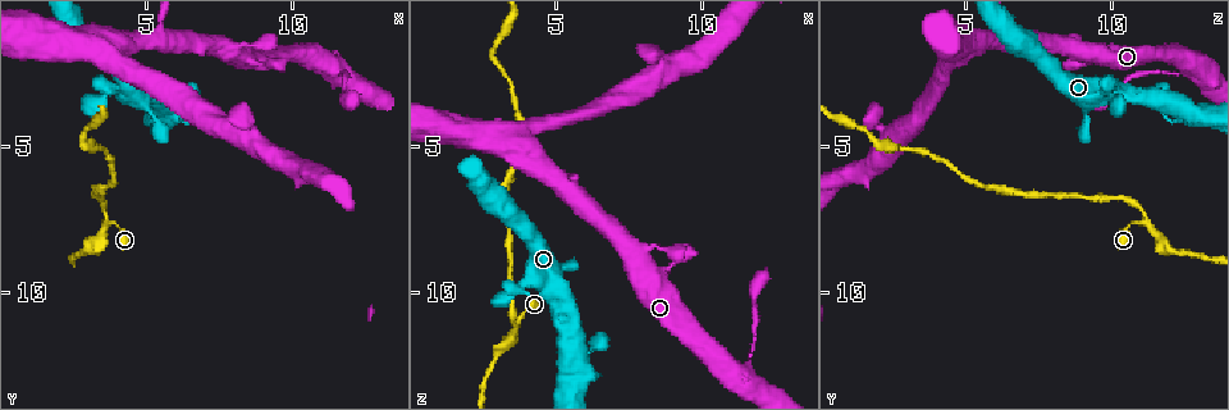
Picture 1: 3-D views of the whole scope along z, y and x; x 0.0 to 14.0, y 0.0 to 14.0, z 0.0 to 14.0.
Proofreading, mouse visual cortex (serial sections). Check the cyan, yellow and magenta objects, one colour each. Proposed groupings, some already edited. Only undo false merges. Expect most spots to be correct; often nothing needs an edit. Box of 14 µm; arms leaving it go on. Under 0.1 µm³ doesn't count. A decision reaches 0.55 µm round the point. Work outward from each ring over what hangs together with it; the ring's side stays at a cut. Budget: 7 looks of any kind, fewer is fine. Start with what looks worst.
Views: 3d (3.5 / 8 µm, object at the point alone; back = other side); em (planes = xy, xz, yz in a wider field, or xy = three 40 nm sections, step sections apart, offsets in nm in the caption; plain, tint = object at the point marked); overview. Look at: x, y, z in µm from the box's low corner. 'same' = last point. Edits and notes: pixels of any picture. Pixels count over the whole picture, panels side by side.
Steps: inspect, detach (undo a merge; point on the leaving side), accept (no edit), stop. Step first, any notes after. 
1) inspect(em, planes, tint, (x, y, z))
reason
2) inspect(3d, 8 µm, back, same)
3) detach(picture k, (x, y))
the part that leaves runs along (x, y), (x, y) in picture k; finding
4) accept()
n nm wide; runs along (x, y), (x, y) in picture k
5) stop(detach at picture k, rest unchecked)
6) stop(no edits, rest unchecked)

inspect(3d, 3.5 µm, (3.6, 7.6, 11.1))
a narrow waist

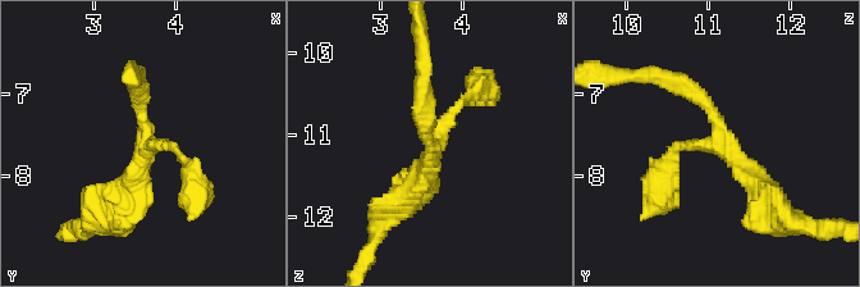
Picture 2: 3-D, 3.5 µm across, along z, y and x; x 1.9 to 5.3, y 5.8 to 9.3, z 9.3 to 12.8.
inspect(em, planes, plain, (3.65, 7.60, 11.10))
need the tissue

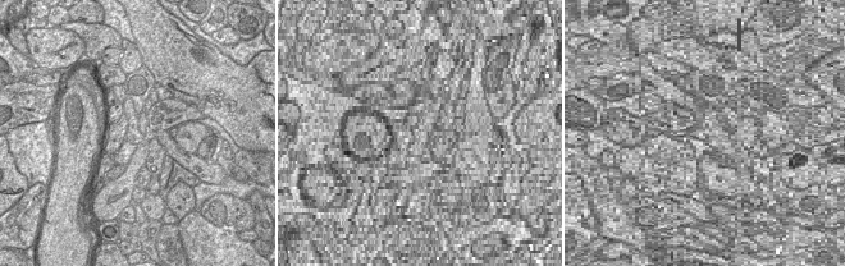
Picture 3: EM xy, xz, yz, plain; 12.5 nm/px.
inspect(em, planes, tint, same)

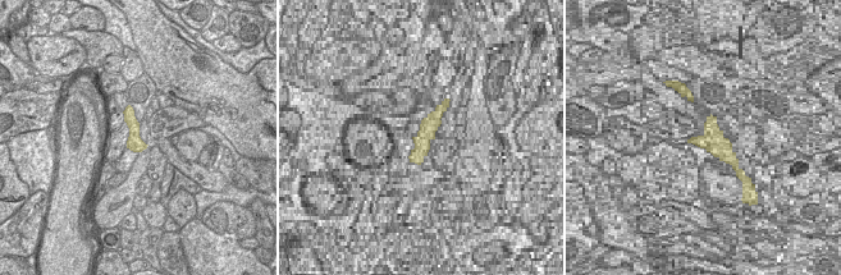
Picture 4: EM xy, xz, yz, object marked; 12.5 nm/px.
accept()
runs along (188, 176), (173, 147), (149, 144), (137, 81) in picture 2; one cell here

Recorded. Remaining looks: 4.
inspect(3d, 3.5 µm, (11.8, 2.5, 11.7))
narrows sharply

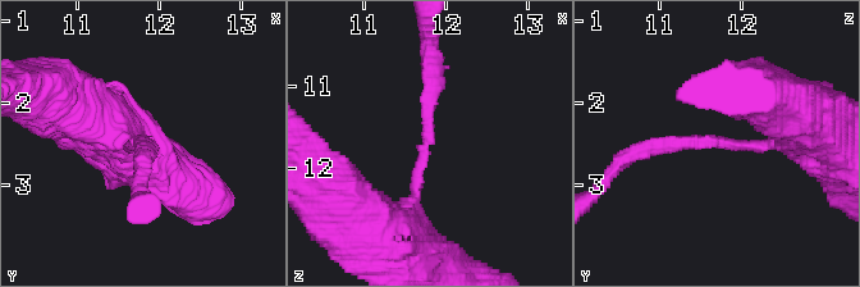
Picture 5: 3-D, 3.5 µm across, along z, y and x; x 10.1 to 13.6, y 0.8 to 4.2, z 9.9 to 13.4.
inspect(em, planes, tint, (11.80, 2.50, 11.65))
arms of 200, 200 nm

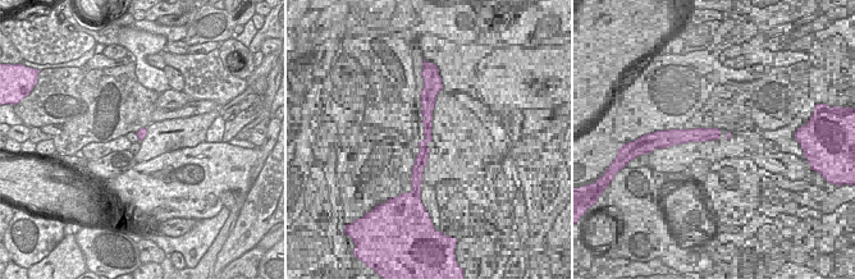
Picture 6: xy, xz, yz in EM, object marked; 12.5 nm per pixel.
accept()
runs along (405, 215), (428, 144), (428, 54) in picture 5; continuous, no second cell

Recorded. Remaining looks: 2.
inspect(3d, 3.5 µm, (6.1, 3.9, 12.2))
abrupt turn

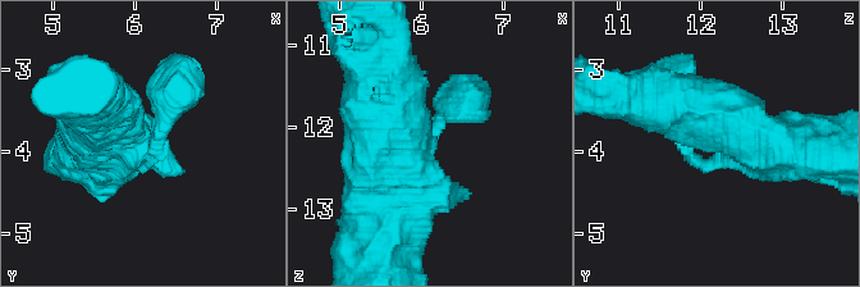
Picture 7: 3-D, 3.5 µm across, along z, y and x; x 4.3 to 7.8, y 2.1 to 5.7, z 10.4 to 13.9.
inspect(em, xy, step 1, tint, (6.00, 3.95, 12.30))

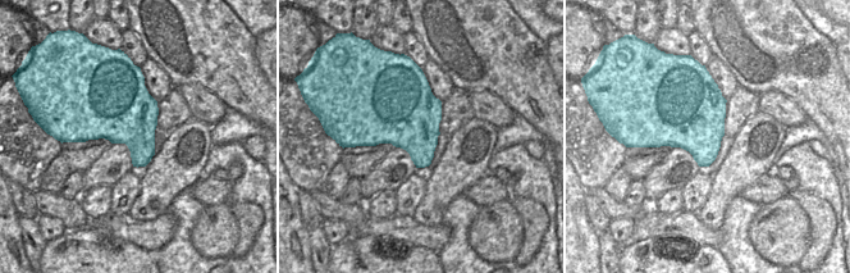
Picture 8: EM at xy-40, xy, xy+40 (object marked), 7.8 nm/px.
accept()
runs along (649, 96), (767, 144), (796, 147) in picture 7; one cell here

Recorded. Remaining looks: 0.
stop(no edits, rest unchecked)

